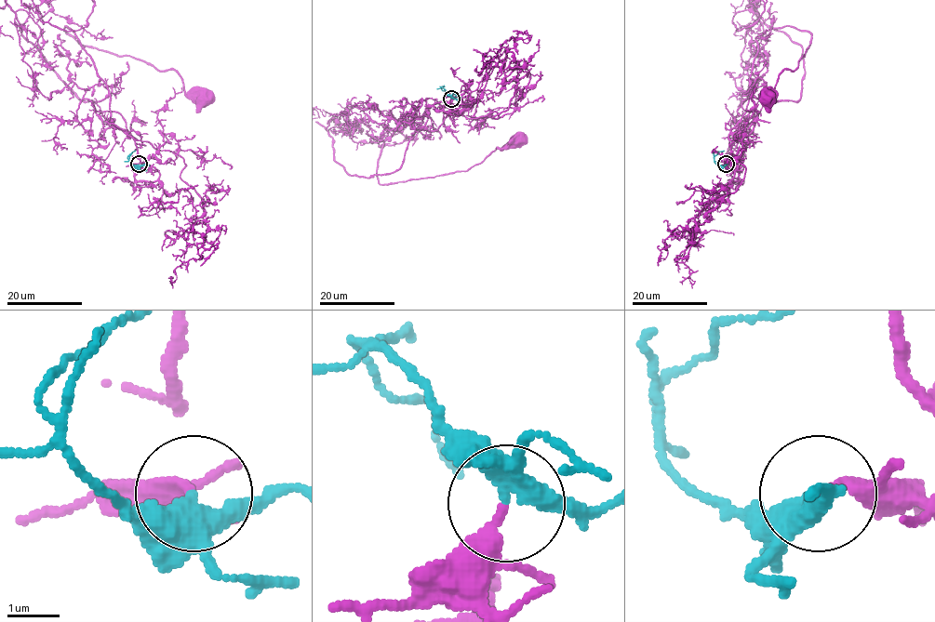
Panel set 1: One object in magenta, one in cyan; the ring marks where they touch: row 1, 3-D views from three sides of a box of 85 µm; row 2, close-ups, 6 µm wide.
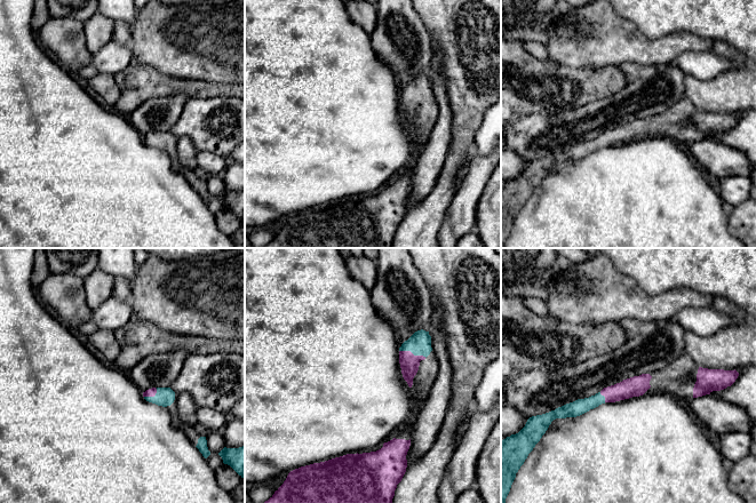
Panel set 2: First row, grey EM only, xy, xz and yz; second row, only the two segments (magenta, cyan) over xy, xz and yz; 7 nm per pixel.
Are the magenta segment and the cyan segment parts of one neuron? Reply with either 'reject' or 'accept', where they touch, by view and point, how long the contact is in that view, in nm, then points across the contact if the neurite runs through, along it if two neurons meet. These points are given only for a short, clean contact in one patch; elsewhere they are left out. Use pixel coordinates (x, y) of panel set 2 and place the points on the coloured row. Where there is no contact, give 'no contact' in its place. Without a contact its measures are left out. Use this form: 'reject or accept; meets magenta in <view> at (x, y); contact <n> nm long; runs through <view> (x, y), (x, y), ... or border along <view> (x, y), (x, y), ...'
accept; meets magenta in xz at (412, 353); contact 200 nm long; runs through xz (410, 364), (412, 353), (420, 343)

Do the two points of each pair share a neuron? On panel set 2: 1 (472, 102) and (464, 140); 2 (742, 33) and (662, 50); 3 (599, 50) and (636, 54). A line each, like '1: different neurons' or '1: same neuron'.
1: same neuron
2: different neurons
3: same neuron

